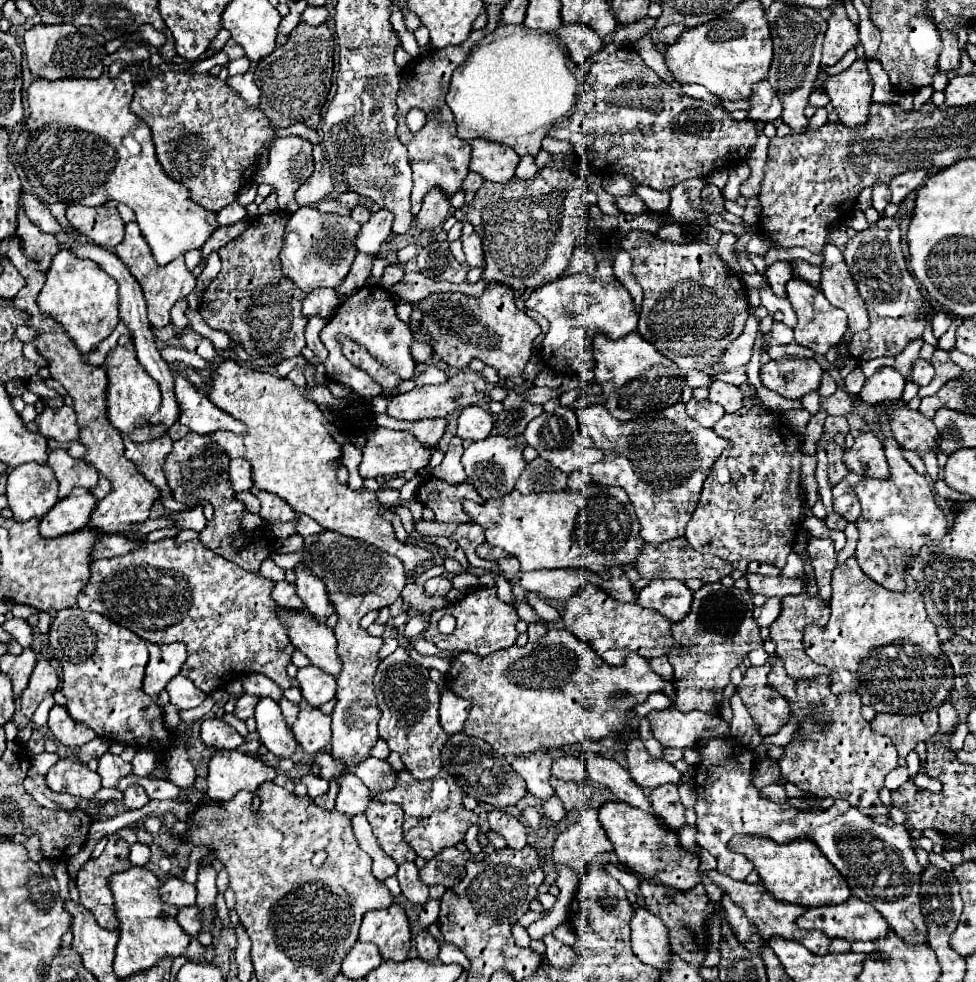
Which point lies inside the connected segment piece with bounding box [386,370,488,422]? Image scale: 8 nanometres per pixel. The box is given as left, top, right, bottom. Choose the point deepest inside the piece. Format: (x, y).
(466, 388)

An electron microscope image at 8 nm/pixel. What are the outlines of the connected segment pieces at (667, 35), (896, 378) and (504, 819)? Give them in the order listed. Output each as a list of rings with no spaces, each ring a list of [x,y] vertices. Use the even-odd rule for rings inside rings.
[[[668,26],[666,30],[660,30],[658,34],[654,30],[650,30],[648,34],[650,34],[652,42],[662,42],[662,44],[670,46],[670,44],[678,42],[678,38],[680,38],[682,32],[686,32],[686,26]]]
[[[882,366],[874,372],[874,376],[866,380],[860,392],[860,398],[866,404],[880,404],[884,400],[896,400],[902,396],[904,384],[906,384],[906,378],[896,368]]]
[[[492,810],[488,814],[488,822],[490,822],[490,828],[494,832],[498,832],[500,836],[506,838],[510,848],[520,850],[520,848],[524,848],[528,844],[526,842],[526,838],[528,838],[526,826],[518,818],[514,818],[512,814],[504,814],[500,810]]]

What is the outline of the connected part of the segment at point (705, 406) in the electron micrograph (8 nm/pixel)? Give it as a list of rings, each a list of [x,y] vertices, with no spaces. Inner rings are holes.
[[[692,398],[686,404],[686,414],[696,420],[704,428],[714,428],[716,422],[722,418],[722,408],[710,400],[696,400]]]

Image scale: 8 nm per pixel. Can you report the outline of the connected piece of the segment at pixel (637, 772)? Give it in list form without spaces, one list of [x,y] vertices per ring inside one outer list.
[[[634,738],[626,748],[630,776],[642,788],[656,788],[662,784],[678,784],[680,772],[662,758],[652,758],[642,740]]]

